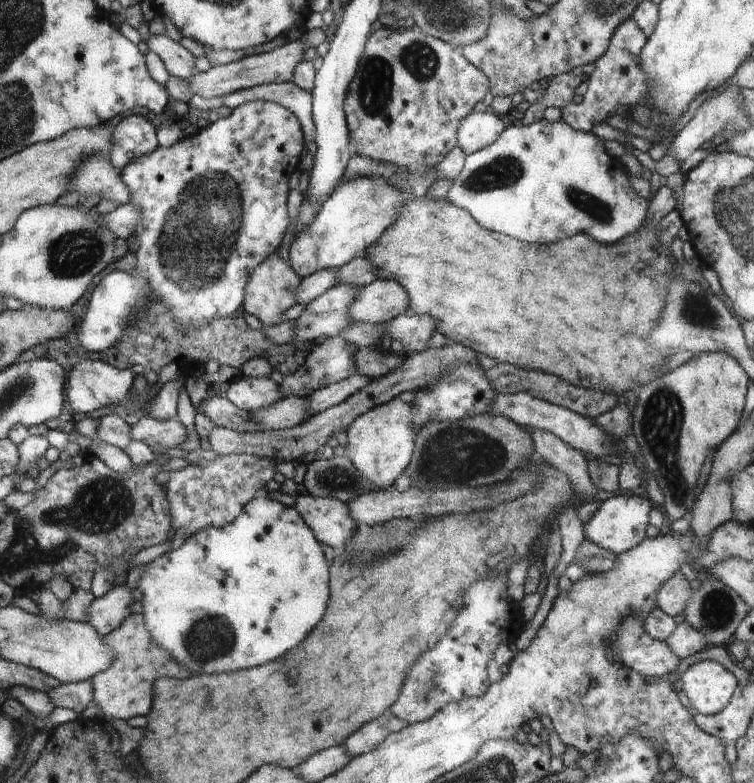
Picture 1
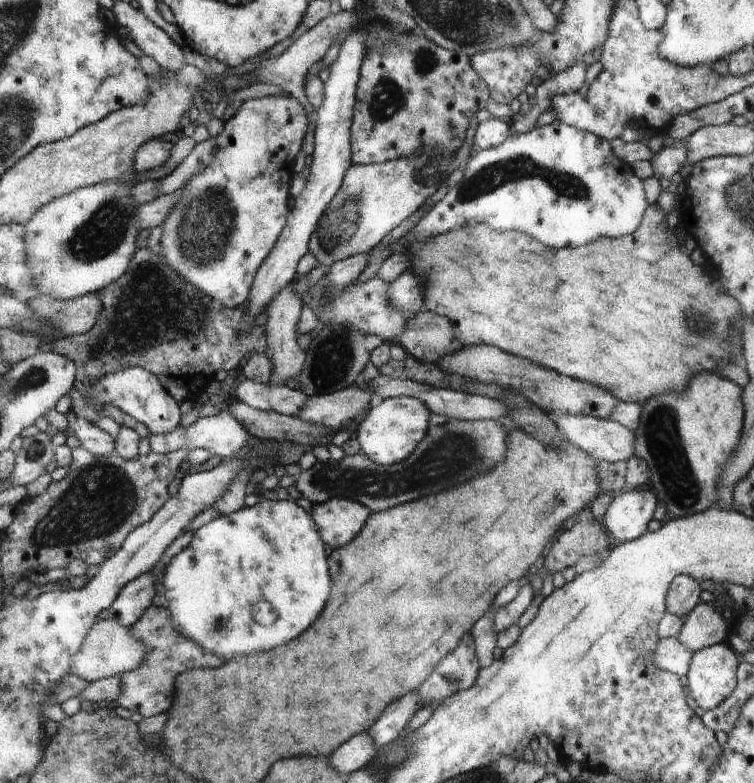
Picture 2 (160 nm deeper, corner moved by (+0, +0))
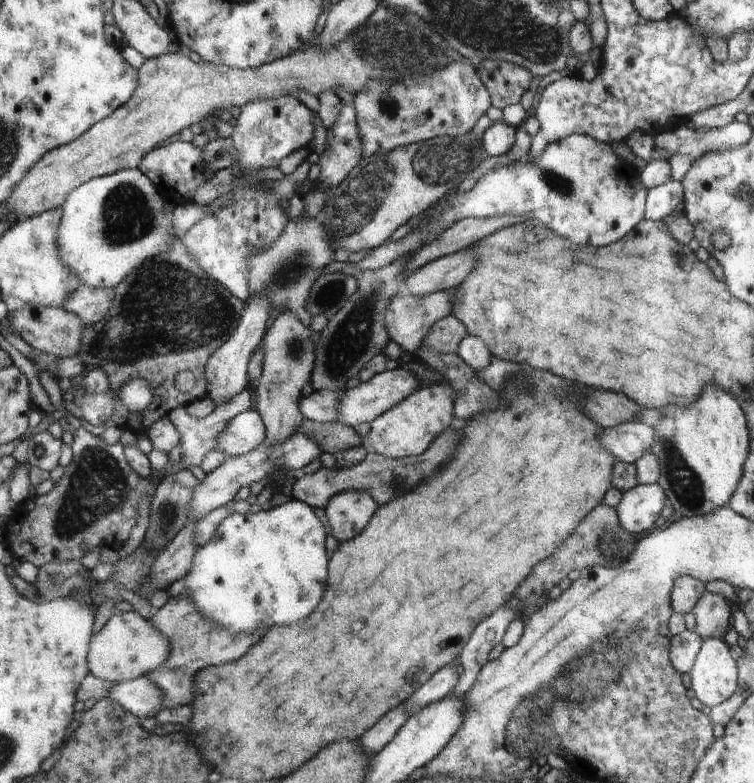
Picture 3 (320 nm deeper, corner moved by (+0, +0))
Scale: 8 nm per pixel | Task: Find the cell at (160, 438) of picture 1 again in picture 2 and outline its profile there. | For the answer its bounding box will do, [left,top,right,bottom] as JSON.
[148,409,254,459]

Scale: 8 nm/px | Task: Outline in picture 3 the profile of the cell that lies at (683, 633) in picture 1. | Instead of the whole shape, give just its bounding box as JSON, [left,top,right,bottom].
[693,591,736,640]

